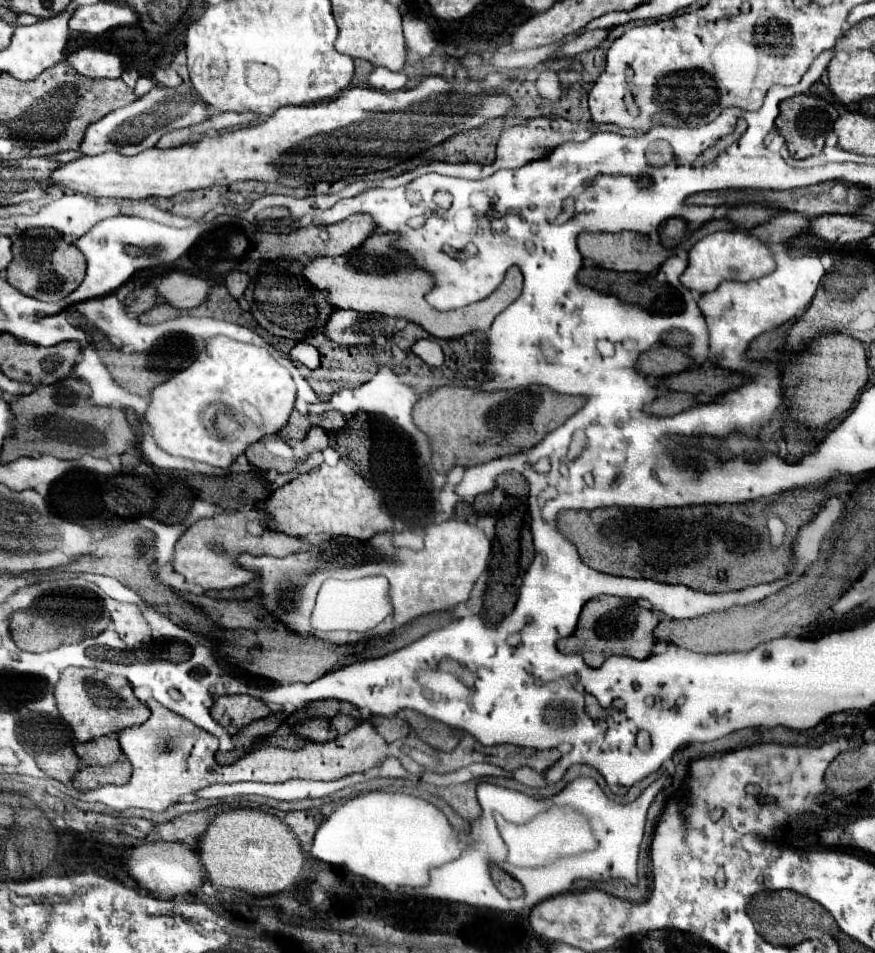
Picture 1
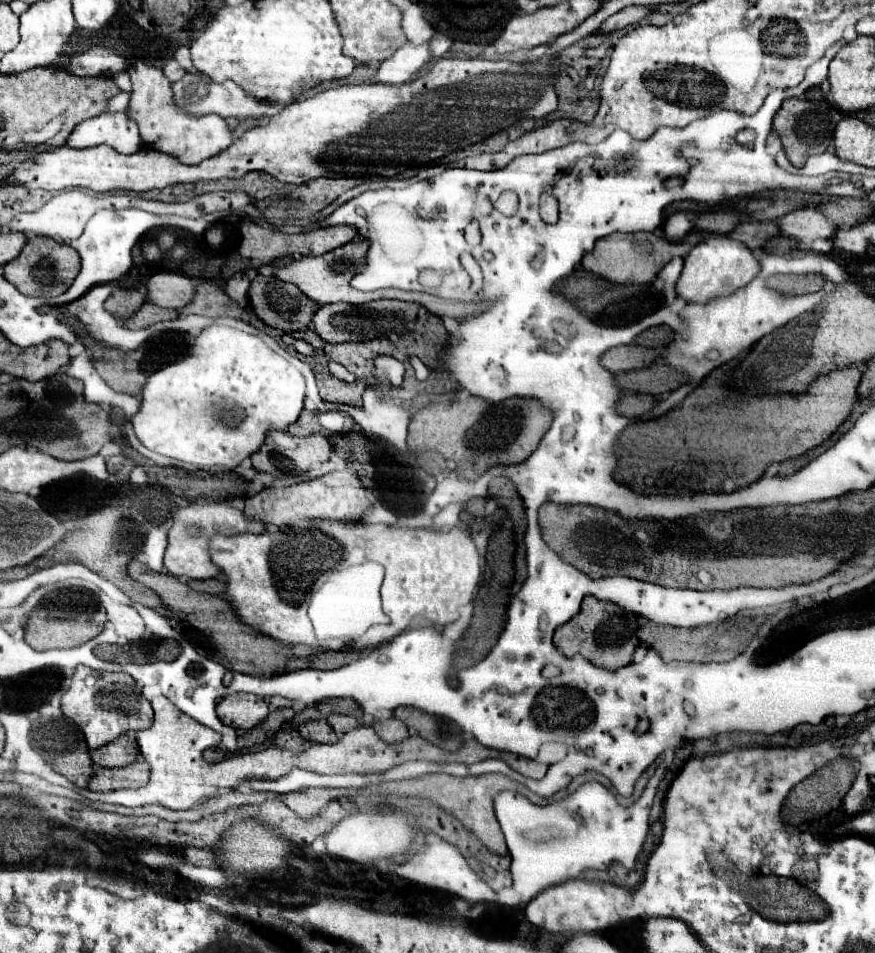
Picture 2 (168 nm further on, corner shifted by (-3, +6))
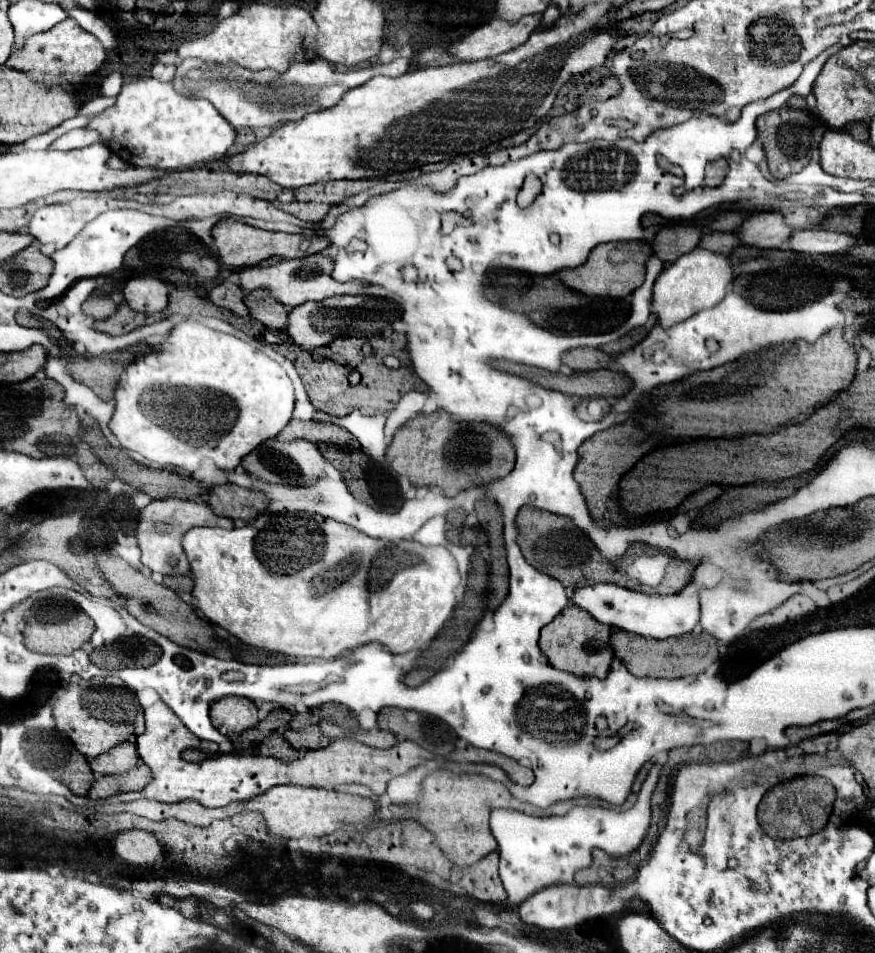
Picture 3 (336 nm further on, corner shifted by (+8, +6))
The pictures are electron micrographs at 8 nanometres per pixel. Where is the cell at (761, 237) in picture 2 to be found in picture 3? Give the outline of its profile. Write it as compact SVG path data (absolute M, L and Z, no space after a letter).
M706 232L702 234L702 240L698 246L704 246L706 250L714 250L718 254L728 256L736 244L738 244L738 238L732 232Z

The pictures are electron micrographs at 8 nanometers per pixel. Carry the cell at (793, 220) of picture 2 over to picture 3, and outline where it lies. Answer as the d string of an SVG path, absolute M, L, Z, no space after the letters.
M756 212L748 216L734 232L746 246L780 248L792 230L786 226L780 212Z

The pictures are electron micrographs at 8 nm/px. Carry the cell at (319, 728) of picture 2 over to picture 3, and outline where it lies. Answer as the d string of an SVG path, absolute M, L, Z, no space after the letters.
M306 726L302 730L286 730L284 738L296 750L318 750L318 748L326 748L330 744L330 740L320 732L318 726Z

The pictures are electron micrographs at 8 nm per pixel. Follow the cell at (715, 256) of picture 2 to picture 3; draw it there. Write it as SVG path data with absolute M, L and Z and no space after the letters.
M694 248L686 256L680 256L674 264L664 268L662 274L658 276L658 280L654 282L652 312L656 314L658 322L664 328L670 328L670 326L694 316L696 312L718 304L724 298L730 282L732 282L732 268L724 256L704 250L704 248Z

